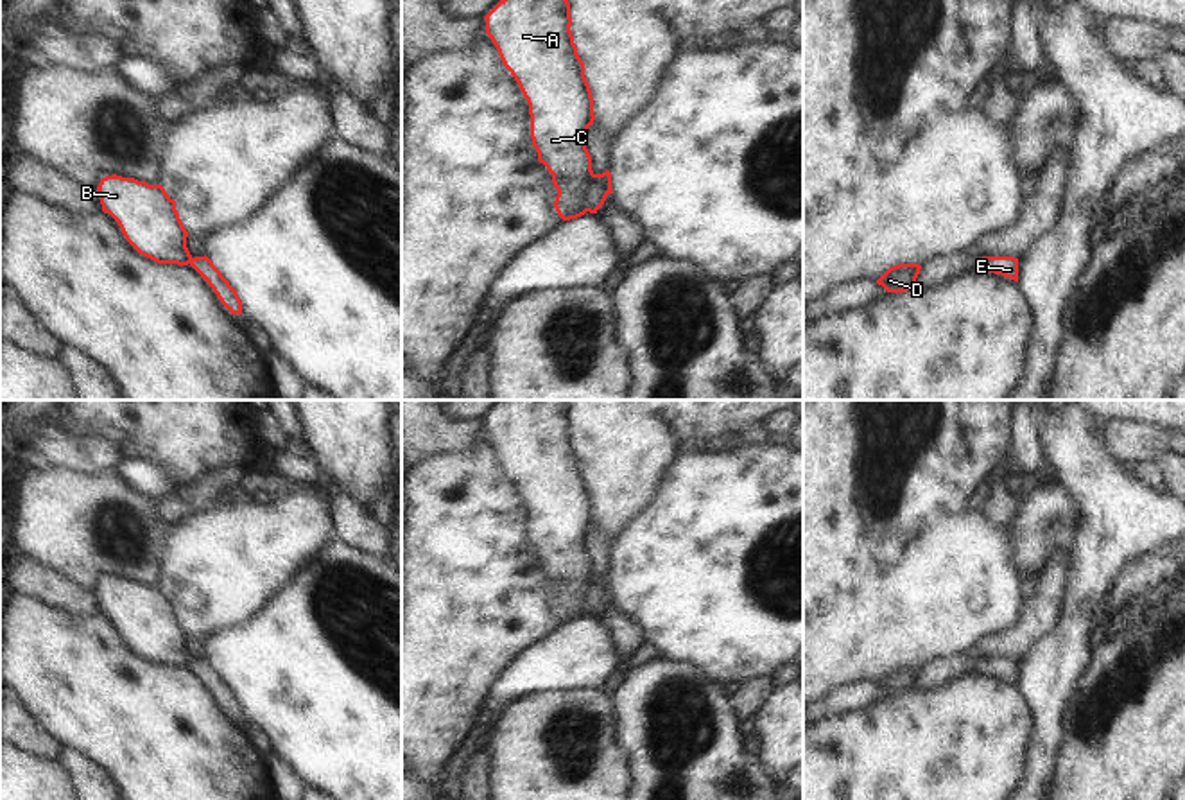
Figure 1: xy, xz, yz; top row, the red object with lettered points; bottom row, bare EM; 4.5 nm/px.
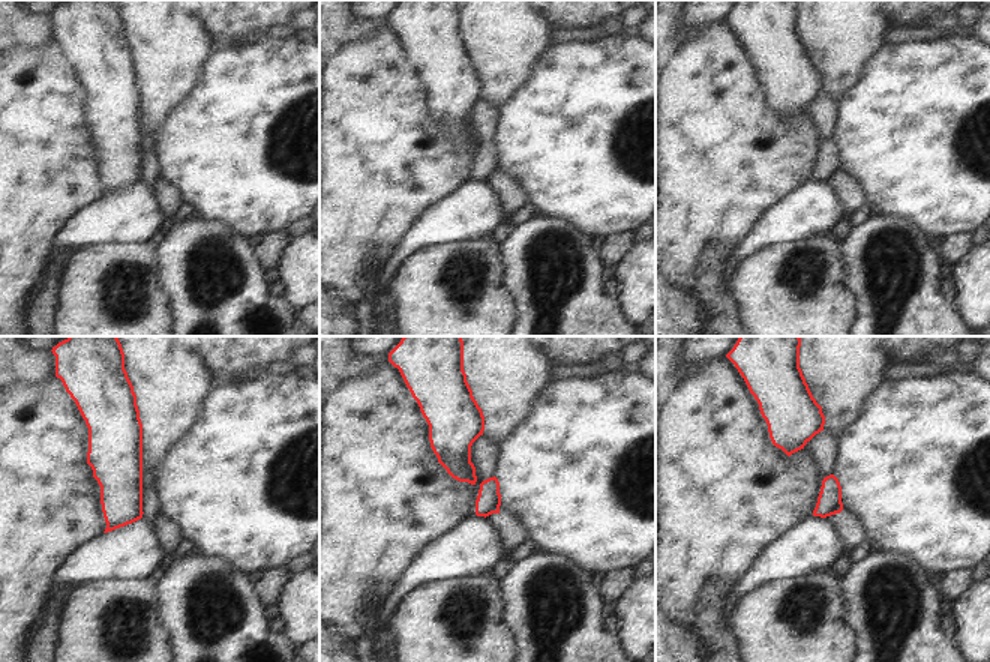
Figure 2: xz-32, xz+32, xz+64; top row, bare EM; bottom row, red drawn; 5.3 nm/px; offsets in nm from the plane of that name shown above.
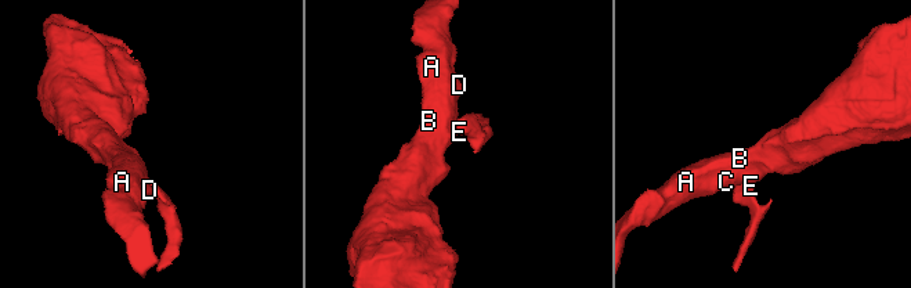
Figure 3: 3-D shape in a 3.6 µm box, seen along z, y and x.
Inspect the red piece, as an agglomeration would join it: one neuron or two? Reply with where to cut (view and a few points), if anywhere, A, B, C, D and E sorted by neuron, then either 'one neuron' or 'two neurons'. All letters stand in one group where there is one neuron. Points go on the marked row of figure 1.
cut xz (596, 174), (587, 210); groups A B C D / E; two neurons

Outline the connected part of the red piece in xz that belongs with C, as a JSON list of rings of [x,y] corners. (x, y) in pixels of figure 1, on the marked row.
[[[500,0],[484,20],[486,34],[527,99],[532,145],[558,190],[554,208],[563,221],[577,219],[588,212],[595,176],[584,143],[595,115],[584,63],[570,30],[570,4],[568,0]]]

